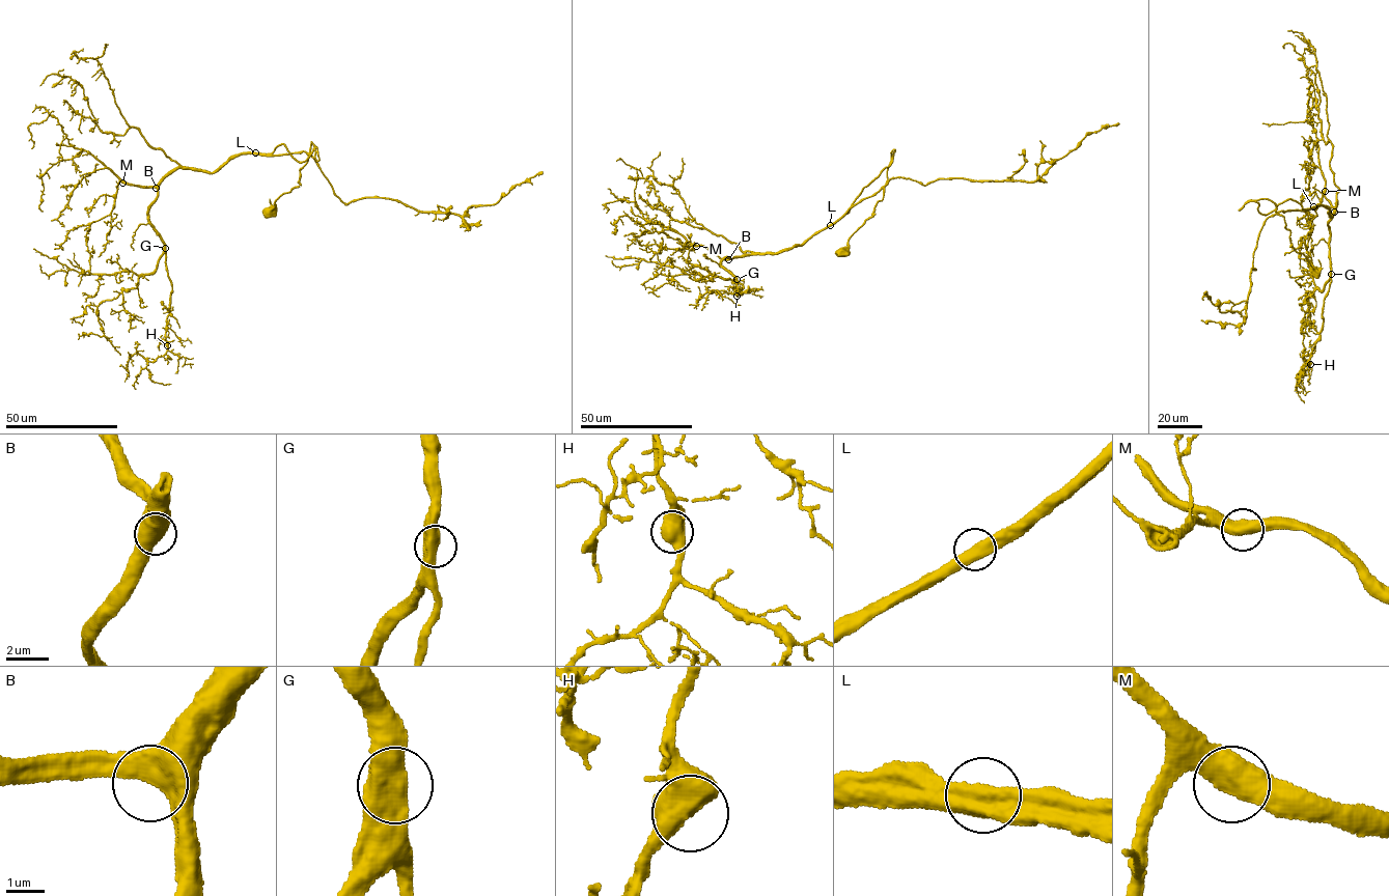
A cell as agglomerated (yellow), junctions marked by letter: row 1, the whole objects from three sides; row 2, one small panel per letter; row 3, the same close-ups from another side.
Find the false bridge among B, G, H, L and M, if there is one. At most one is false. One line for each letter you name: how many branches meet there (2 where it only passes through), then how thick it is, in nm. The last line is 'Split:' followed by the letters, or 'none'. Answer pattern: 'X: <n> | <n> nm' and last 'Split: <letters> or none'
Split: none

